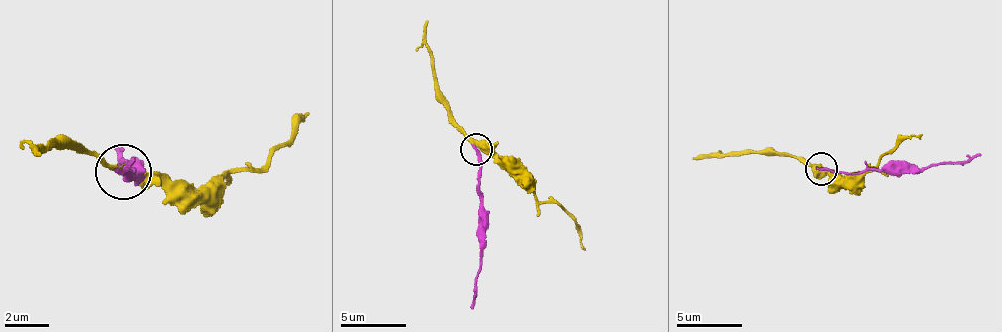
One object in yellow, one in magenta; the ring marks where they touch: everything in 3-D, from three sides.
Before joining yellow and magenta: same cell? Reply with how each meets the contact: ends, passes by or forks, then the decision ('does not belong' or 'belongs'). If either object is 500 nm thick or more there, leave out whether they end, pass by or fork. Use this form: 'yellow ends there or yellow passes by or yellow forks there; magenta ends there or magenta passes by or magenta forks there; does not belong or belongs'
yellow passes by; magenta ends there; belongs

